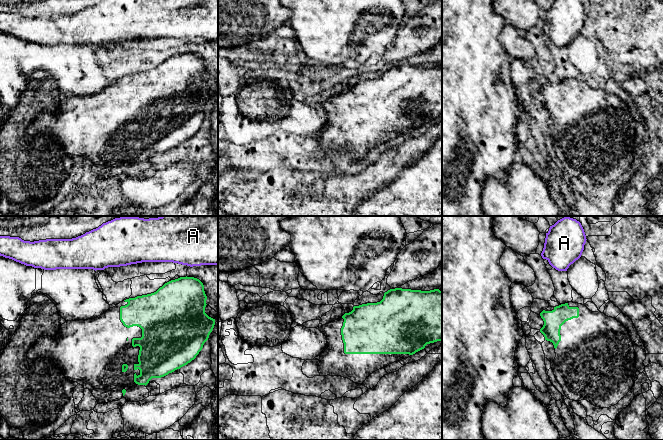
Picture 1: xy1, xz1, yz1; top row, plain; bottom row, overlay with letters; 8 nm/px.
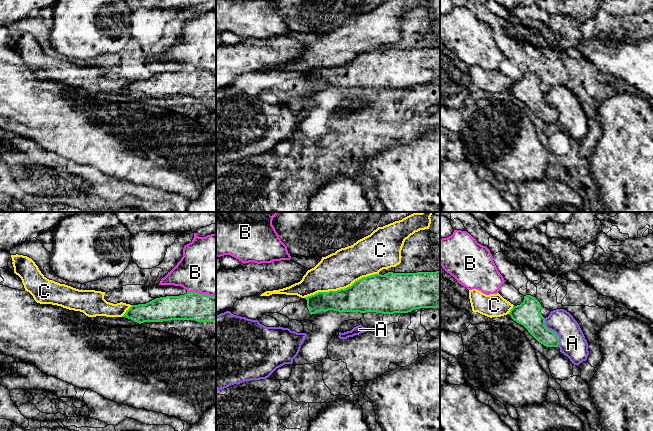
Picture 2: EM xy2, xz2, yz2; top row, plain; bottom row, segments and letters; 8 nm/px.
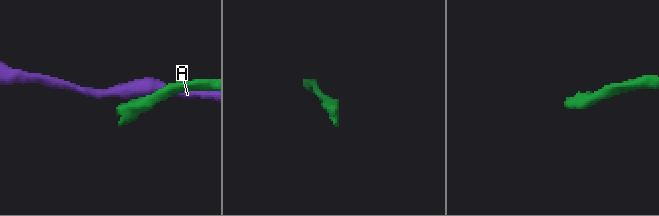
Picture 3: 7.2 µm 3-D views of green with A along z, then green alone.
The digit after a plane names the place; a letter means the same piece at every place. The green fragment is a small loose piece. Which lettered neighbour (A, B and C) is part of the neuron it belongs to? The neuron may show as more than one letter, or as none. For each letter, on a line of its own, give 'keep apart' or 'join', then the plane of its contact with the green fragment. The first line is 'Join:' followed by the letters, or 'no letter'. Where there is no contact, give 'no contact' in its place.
Join: no letter
A: keep apart | yz2
B: keep apart | xy2
C: keep apart | xz2

